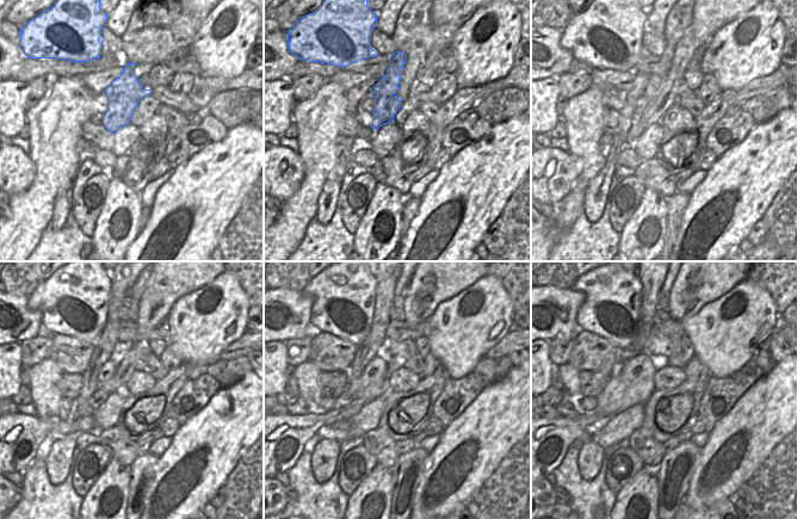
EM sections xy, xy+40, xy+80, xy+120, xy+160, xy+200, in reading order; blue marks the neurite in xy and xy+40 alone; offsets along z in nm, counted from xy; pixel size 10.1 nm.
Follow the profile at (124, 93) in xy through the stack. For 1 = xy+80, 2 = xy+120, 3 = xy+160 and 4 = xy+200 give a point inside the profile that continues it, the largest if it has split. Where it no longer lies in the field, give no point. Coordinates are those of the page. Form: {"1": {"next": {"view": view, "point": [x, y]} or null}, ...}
{"1": {"next": {"view": "xy+80", "point": [655, 80]}}, "2": {"next": {"view": "xy+120", "point": [121, 348]}}, "3": {"next": {"view": "xy+160", "point": [389, 348]}}, "4": {"next": {"view": "xy+200", "point": [658, 347]}}}

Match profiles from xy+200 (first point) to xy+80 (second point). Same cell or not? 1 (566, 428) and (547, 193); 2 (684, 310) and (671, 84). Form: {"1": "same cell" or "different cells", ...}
{"1": "same cell", "2": "same cell"}

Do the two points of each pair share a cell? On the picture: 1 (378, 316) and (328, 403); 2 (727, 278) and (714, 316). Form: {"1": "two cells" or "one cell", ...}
{"1": "two cells", "2": "two cells"}

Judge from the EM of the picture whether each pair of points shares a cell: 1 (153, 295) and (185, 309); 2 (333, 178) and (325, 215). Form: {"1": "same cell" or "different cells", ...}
{"1": "different cells", "2": "same cell"}

